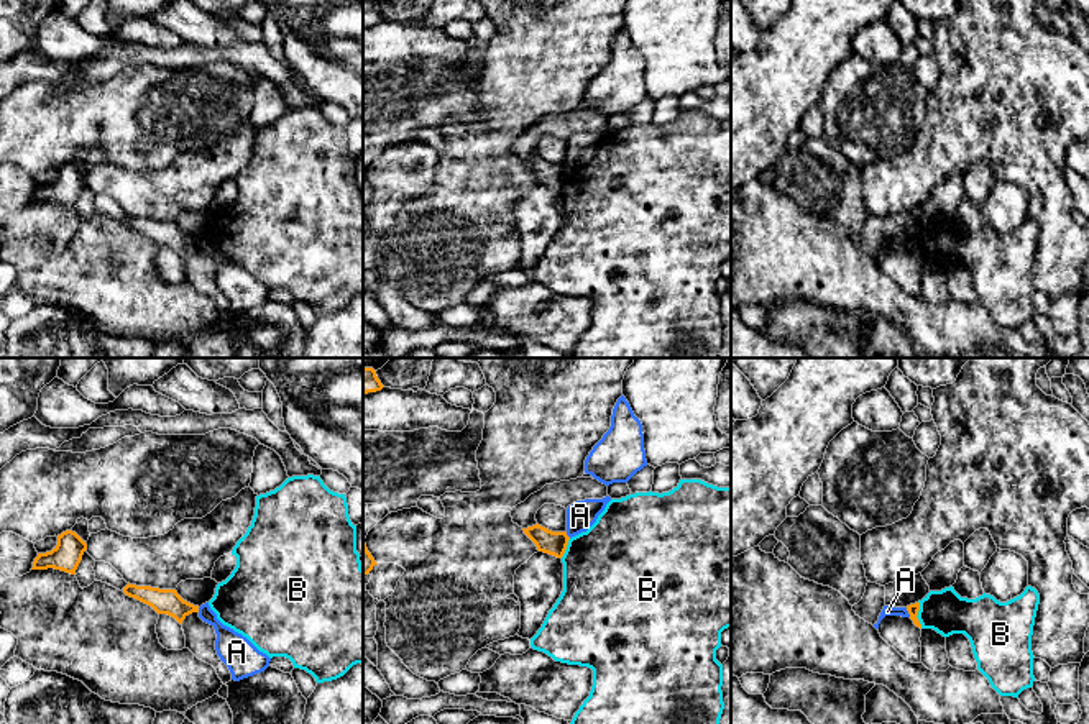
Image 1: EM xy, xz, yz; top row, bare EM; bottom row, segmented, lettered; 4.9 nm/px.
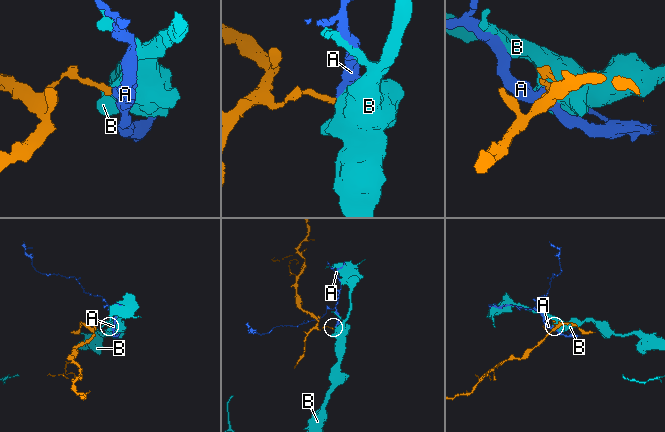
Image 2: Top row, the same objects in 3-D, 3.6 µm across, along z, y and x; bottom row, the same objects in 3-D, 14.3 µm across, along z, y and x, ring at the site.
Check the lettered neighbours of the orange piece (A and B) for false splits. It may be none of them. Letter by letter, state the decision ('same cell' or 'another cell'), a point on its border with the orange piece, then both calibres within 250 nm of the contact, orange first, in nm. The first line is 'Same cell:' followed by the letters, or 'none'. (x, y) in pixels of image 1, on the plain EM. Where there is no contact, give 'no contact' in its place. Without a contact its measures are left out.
Same cell: none
A: another cell; contact yz (909, 245); calibres 50 and 50 nm
B: another cell; contact yz (917, 247); calibres 50 and 220 nm

